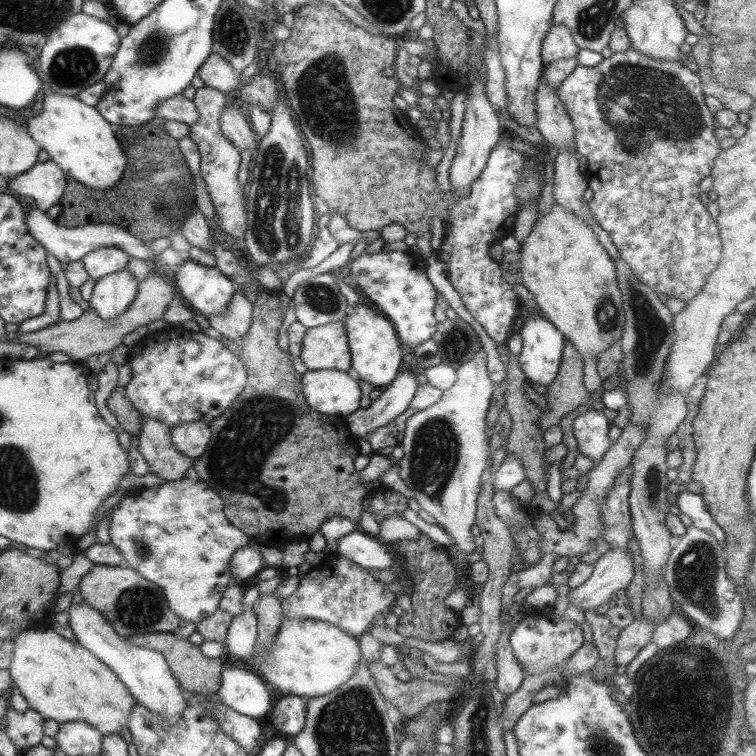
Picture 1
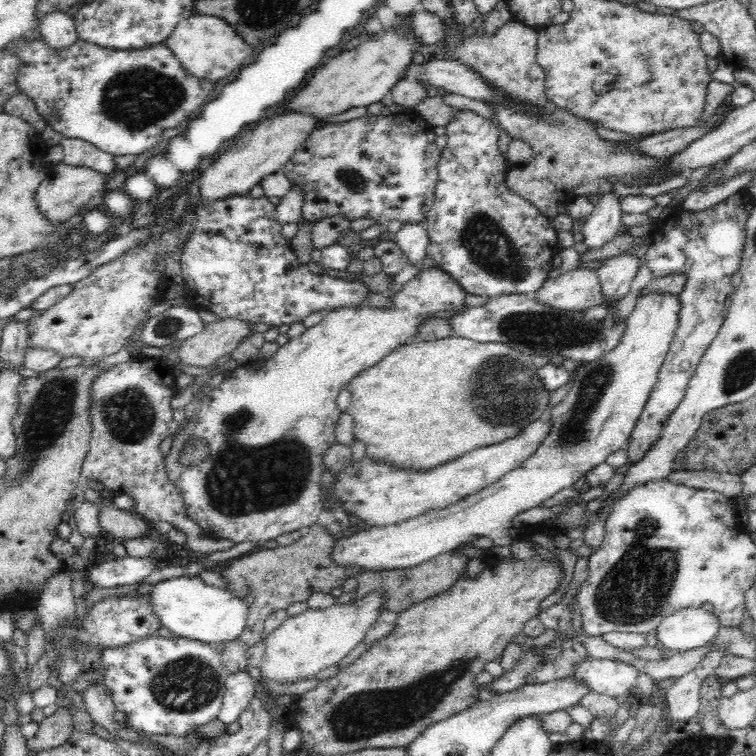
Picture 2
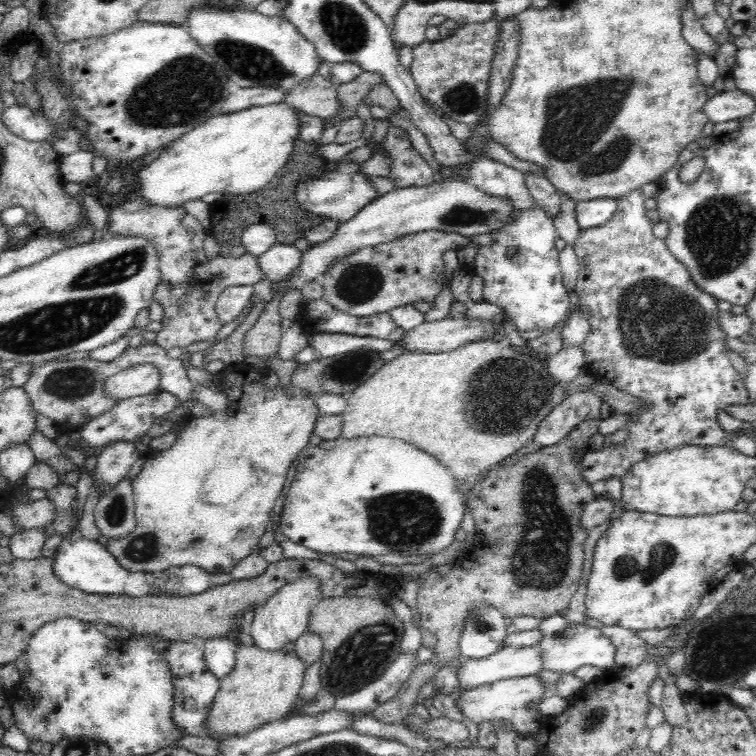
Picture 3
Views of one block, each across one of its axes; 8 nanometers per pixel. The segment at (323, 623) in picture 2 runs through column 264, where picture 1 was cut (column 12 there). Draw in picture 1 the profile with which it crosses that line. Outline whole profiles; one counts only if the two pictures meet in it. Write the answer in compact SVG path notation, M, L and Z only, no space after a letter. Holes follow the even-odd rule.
M29 628L10 638L10 663L6 668L9 671L13 686L16 686L25 698L28 708L38 712L44 719L54 724L71 721L83 721L95 727L102 736L119 734L126 726L127 717L135 703L129 691L119 682L119 679L97 660L88 650L76 642L61 637L52 628Z

